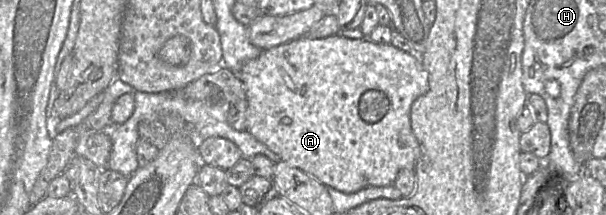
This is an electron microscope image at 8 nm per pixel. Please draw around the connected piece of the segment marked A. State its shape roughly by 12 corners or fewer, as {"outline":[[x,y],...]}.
{"outline":[[302,36],[235,74],[246,131],[350,194],[420,146],[420,56]]}

